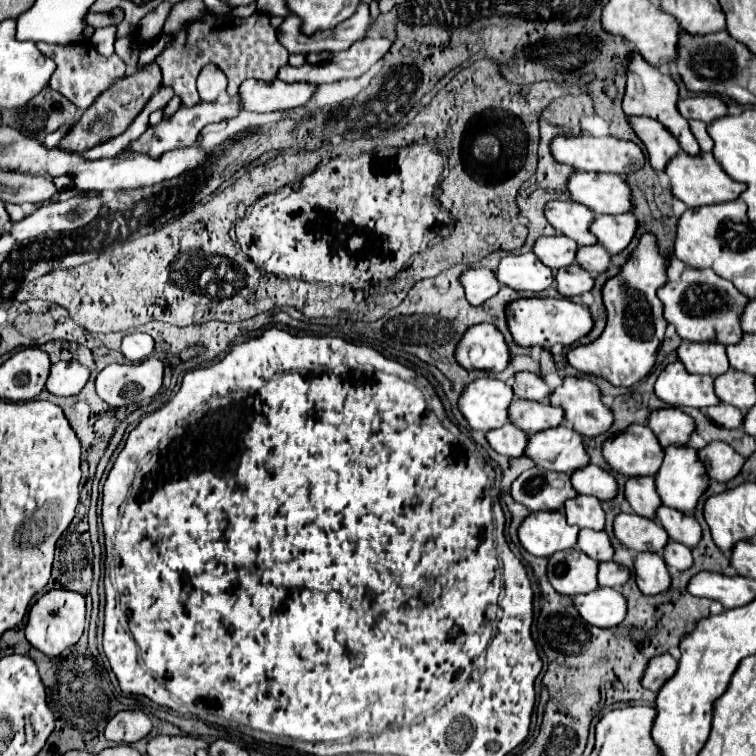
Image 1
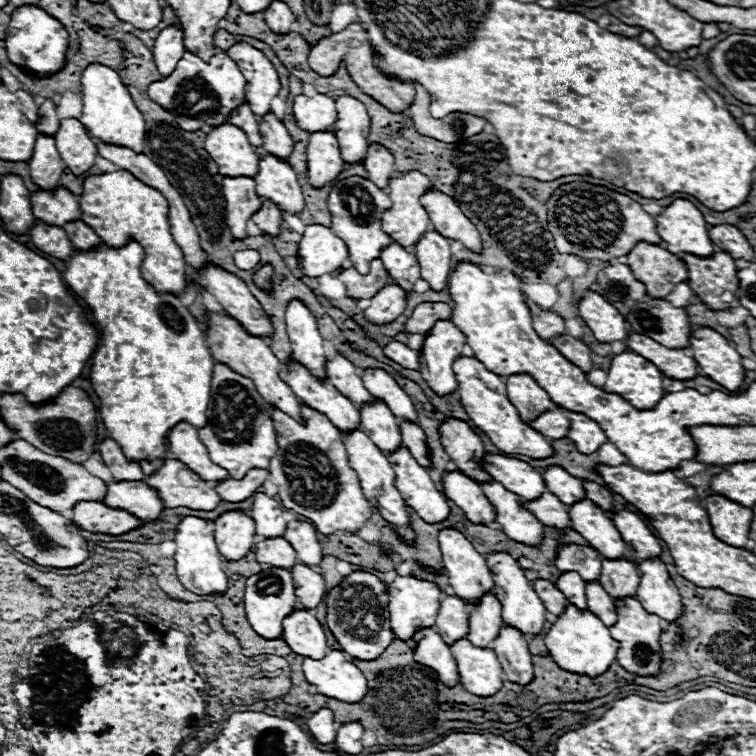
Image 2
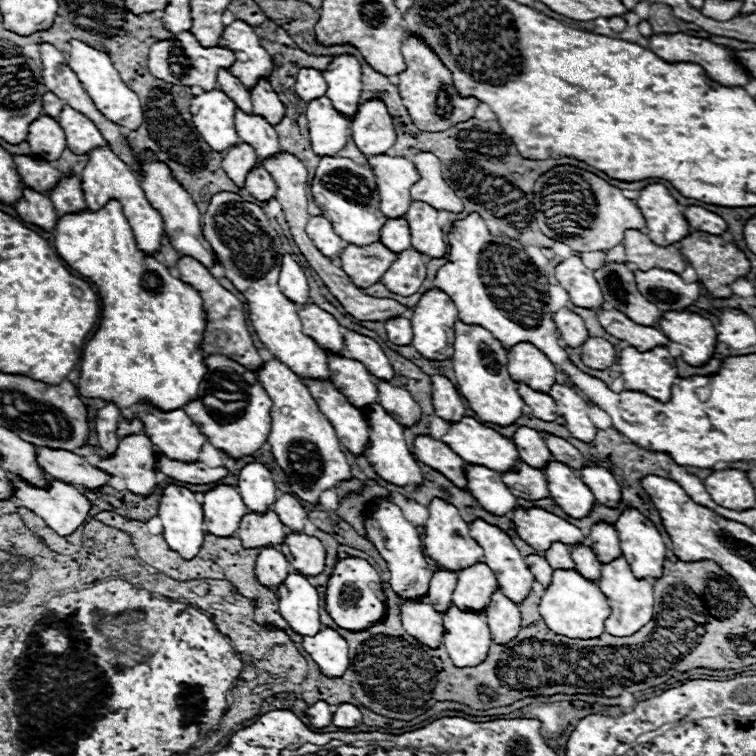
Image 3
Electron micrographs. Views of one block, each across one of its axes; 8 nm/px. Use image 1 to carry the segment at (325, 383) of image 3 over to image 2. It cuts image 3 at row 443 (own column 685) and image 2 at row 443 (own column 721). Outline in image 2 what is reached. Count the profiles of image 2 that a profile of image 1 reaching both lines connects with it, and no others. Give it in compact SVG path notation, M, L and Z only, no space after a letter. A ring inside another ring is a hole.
M358 428L358 430L352 430L352 432L344 432L344 444L348 444L348 460L352 464L352 468L356 470L358 474L358 480L362 484L362 490L364 490L364 496L368 498L368 502L372 506L376 506L382 514L384 520L388 520L390 524L394 524L394 528L406 538L406 540L412 540L414 538L414 532L410 530L408 526L408 512L406 512L406 504L402 500L402 496L398 494L396 486L394 486L394 470L386 458L384 452L380 452L380 448L376 444L372 444L372 440Z

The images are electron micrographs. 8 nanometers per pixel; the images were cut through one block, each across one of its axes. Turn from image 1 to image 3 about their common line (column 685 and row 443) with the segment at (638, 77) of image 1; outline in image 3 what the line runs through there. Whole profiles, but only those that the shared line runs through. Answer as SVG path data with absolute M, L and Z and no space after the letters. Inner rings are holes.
M132 434L118 442L118 448L112 456L102 458L96 468L108 472L110 476L124 478L126 490L134 494L148 496L158 484L154 472L154 446L144 434Z

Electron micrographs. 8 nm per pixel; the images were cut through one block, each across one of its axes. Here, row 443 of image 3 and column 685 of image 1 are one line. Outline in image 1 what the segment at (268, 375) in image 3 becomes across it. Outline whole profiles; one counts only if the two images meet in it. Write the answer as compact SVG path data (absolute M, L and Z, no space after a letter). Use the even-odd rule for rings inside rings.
M686 268L678 282L666 282L658 290L658 298L664 304L666 322L676 326L682 340L688 342L720 342L724 346L736 344L742 336L738 316L748 298L730 282L716 276L712 270Z

